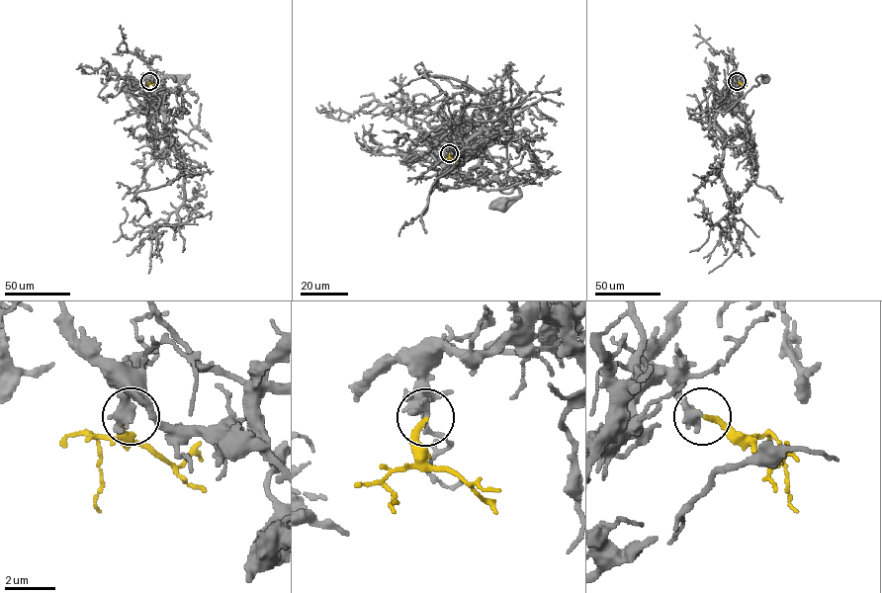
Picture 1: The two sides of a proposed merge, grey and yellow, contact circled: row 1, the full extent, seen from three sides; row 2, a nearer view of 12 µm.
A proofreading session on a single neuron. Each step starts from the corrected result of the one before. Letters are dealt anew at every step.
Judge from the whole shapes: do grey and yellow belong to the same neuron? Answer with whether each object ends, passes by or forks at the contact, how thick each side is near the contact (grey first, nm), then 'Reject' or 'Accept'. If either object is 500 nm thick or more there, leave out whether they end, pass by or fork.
Thickness 550 nm (grey) against 240 nm. Accept

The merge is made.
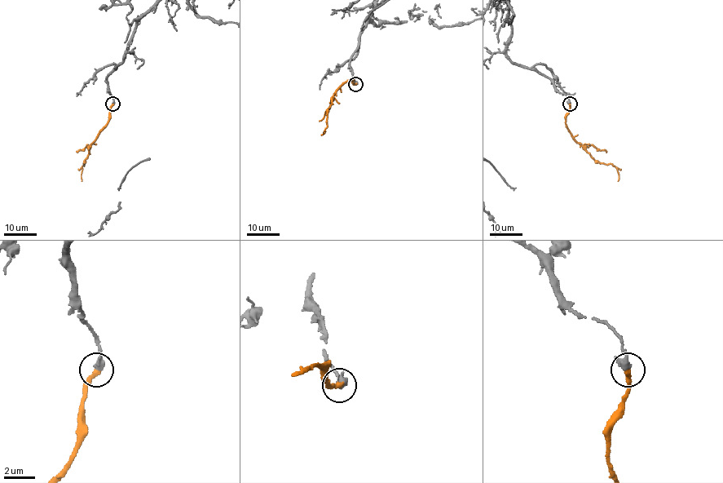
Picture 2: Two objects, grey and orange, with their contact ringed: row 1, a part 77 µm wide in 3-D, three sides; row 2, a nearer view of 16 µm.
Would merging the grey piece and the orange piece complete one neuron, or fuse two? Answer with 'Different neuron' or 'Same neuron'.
Same neuron

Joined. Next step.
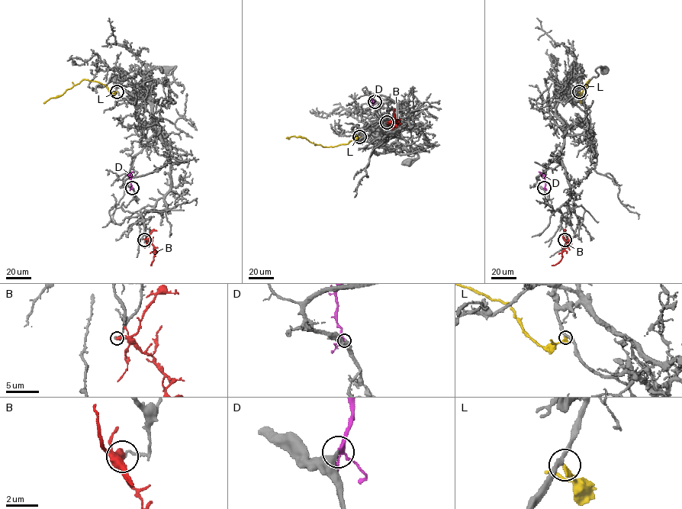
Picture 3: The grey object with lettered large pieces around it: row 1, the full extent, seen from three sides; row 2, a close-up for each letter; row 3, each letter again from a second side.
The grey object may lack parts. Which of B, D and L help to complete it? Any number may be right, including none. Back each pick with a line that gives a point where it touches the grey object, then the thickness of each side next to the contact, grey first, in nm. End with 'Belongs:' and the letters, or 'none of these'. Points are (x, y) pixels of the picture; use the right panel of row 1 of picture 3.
D: contact (544, 188); calibres 320 and 200 nm
Belongs: D

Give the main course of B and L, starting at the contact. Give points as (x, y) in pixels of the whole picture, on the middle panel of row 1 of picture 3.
B: (387, 122), (394, 125), (397, 123), (394, 109)
L: (359, 136), (346, 144), (329, 146), (315, 144), (304, 137), (286, 137)

